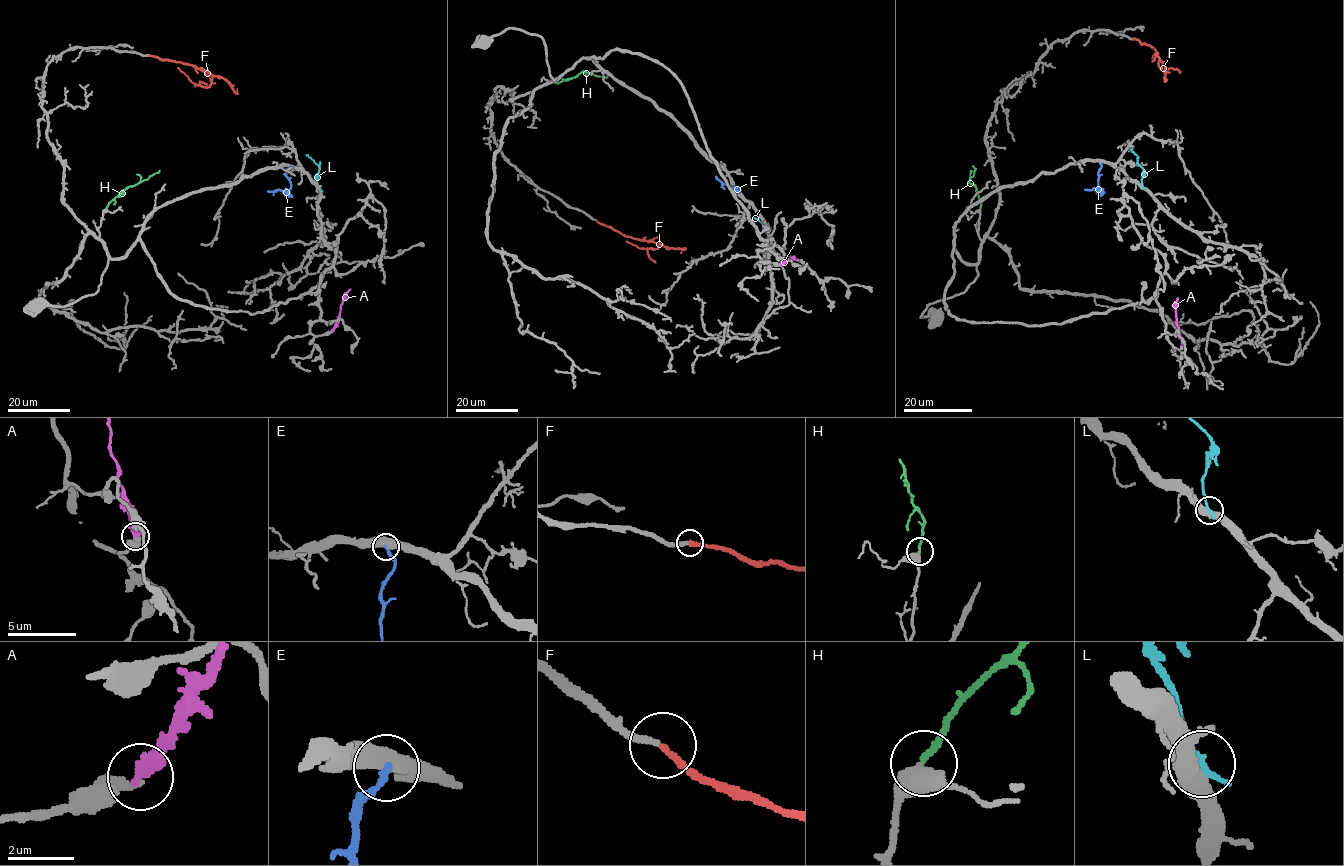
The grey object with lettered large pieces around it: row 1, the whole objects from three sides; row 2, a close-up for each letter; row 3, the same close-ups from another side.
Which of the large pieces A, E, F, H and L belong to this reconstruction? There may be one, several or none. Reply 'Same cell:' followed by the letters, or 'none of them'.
Same cell: F, H

